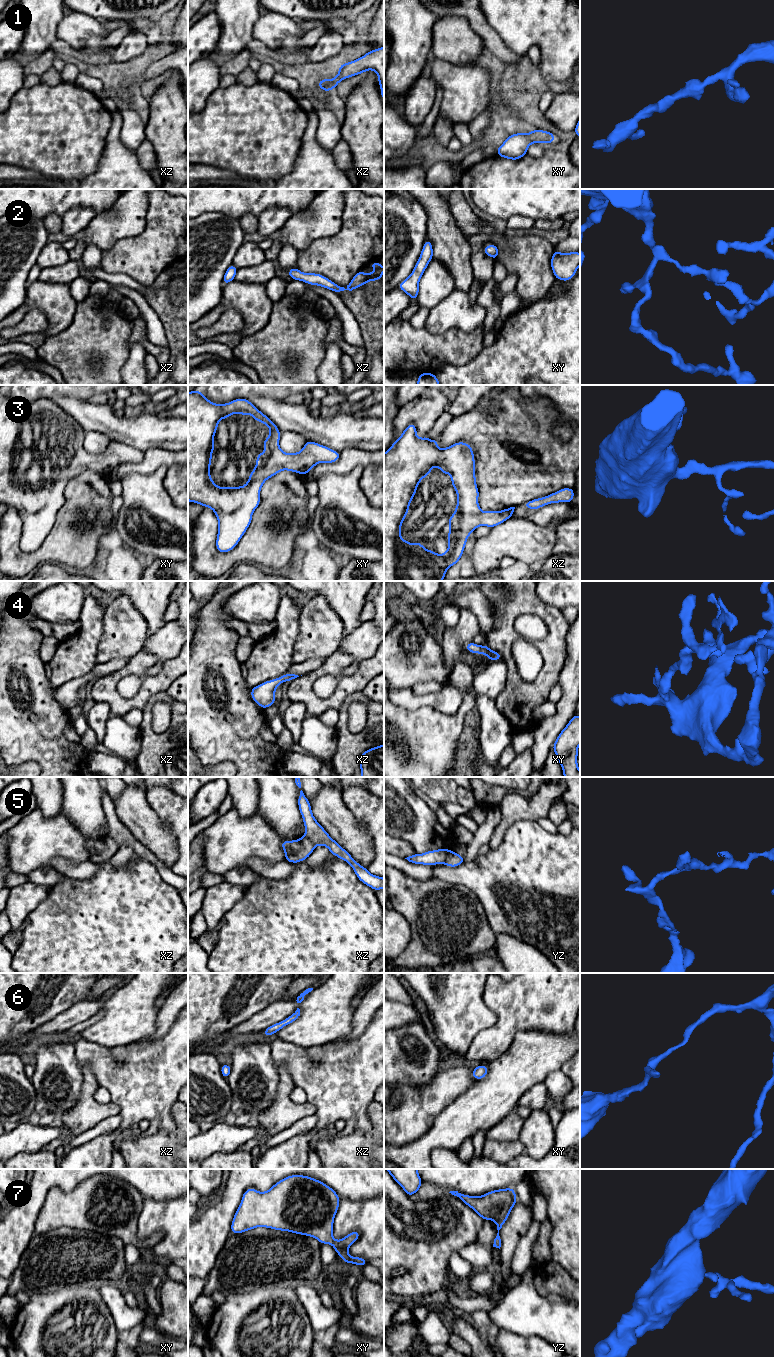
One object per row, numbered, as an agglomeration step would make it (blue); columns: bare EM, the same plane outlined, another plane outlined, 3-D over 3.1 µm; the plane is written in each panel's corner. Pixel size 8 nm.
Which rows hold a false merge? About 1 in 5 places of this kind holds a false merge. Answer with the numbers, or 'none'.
5

